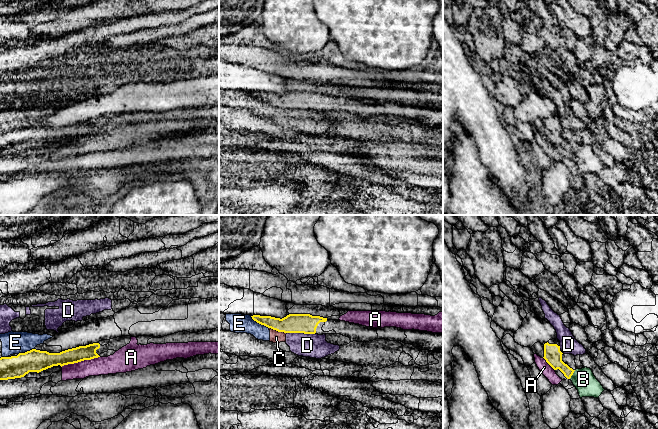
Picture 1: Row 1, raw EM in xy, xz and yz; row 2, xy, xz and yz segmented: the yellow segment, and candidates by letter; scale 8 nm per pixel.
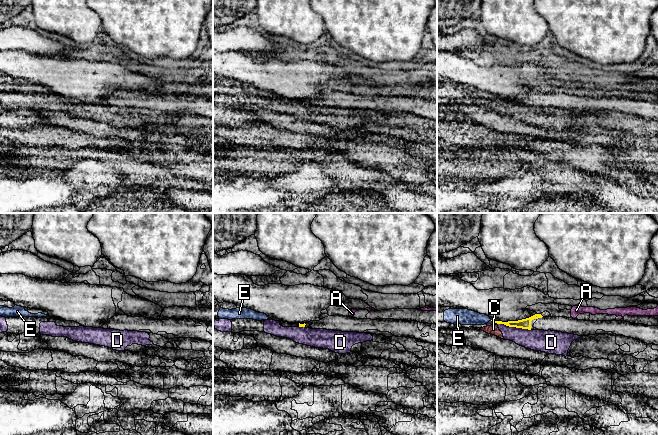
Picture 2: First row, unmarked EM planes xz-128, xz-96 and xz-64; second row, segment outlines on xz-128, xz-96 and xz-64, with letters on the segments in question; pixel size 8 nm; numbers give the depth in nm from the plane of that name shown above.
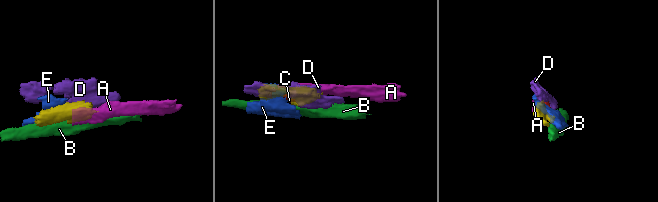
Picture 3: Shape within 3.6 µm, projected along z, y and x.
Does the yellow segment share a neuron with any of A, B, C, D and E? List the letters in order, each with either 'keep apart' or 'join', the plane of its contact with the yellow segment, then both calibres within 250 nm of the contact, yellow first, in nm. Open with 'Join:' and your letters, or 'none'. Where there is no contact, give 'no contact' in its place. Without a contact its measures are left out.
Join: none
A: keep apart; contact in xy; calibres 120 and 140 nm
B: keep apart; contact in yz; calibres 140 and 180 nm
C: keep apart; contact in xz; calibres 160 and 100 nm
D: keep apart; contact in xz; calibres 160 and 190 nm
E: keep apart; contact in xz; calibres 140 and 150 nm

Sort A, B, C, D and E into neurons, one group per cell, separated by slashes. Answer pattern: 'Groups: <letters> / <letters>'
Groups: A / B / C D / E

